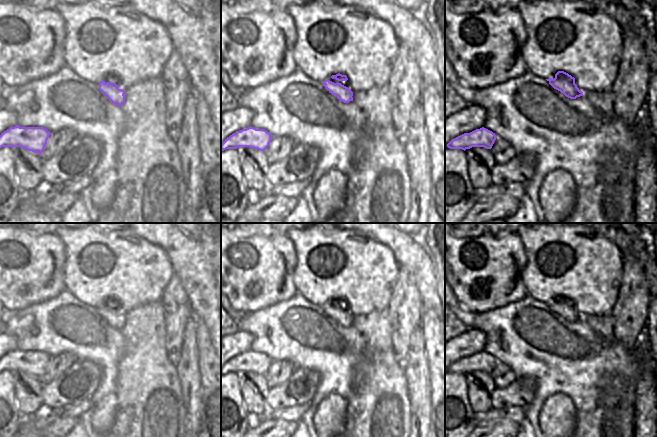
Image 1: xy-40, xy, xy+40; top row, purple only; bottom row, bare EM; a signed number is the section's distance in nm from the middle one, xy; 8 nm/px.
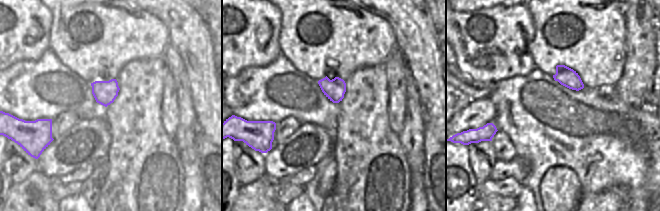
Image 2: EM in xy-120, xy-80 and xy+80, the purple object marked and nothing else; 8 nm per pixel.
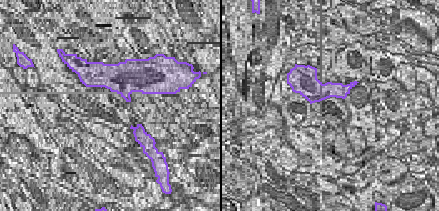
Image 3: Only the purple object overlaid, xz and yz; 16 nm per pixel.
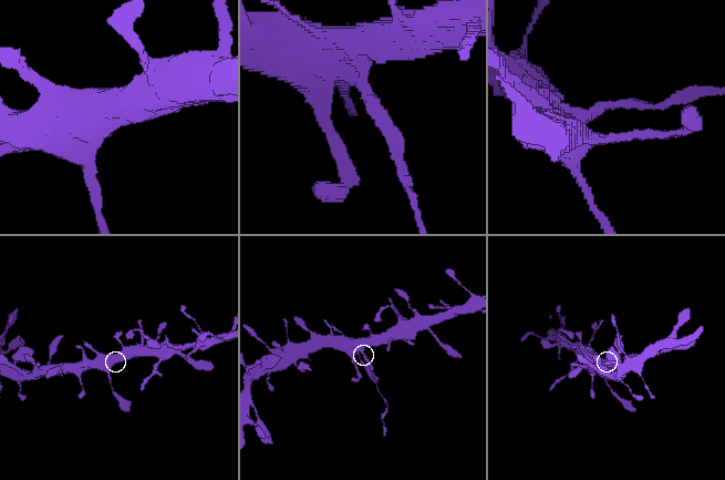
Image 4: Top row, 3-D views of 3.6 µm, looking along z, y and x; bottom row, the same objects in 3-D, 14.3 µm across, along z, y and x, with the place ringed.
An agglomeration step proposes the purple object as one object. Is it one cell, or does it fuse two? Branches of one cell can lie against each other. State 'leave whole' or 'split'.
split

